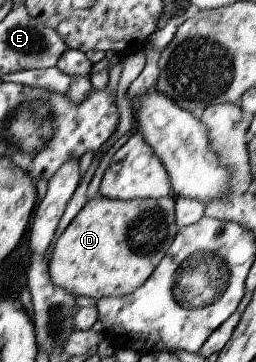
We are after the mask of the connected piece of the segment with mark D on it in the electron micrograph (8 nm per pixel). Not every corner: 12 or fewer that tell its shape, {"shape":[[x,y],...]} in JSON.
{"shape":[[172,195],[86,202],[50,279],[75,297],[128,296],[176,231]]}

